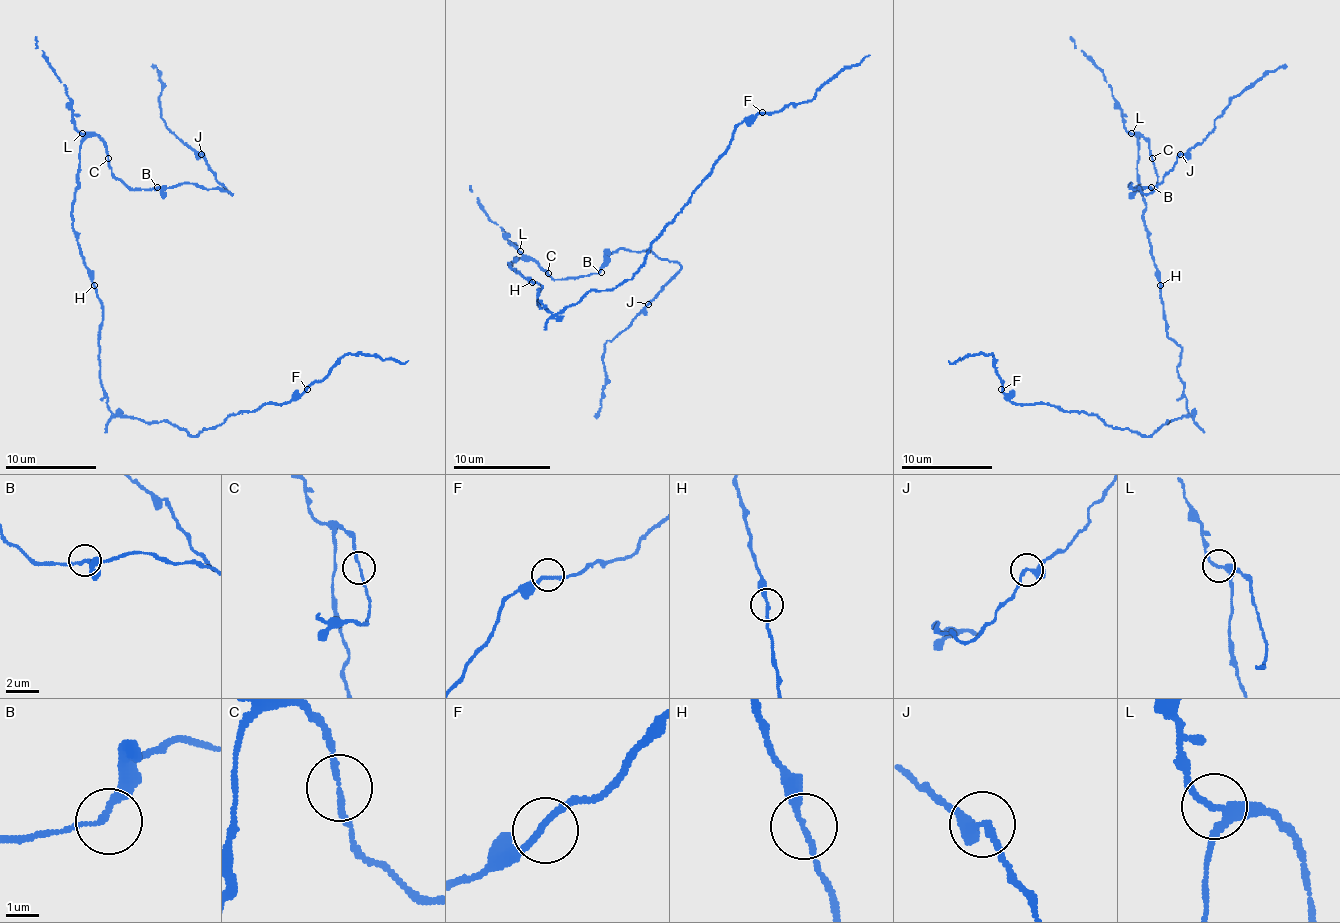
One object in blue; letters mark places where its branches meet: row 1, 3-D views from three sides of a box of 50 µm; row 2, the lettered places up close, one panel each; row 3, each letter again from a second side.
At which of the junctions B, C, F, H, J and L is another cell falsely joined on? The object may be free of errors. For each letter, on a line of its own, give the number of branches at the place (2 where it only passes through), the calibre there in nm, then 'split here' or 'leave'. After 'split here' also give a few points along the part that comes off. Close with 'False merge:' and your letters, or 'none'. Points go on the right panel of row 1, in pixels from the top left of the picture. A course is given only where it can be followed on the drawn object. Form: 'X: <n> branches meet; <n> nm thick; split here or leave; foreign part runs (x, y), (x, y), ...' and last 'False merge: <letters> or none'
B: 2 branches meet; 190 nm thick; leave
C: 2 branches meet; 150 nm thick; leave
F: 2 branches meet; 200 nm thick; leave
H: 2 branches meet; 200 nm thick; leave
J: 3 branches meet; 200 nm thick; leave
L: 3 branches meet; 190 nm thick; leave
False merge: none

